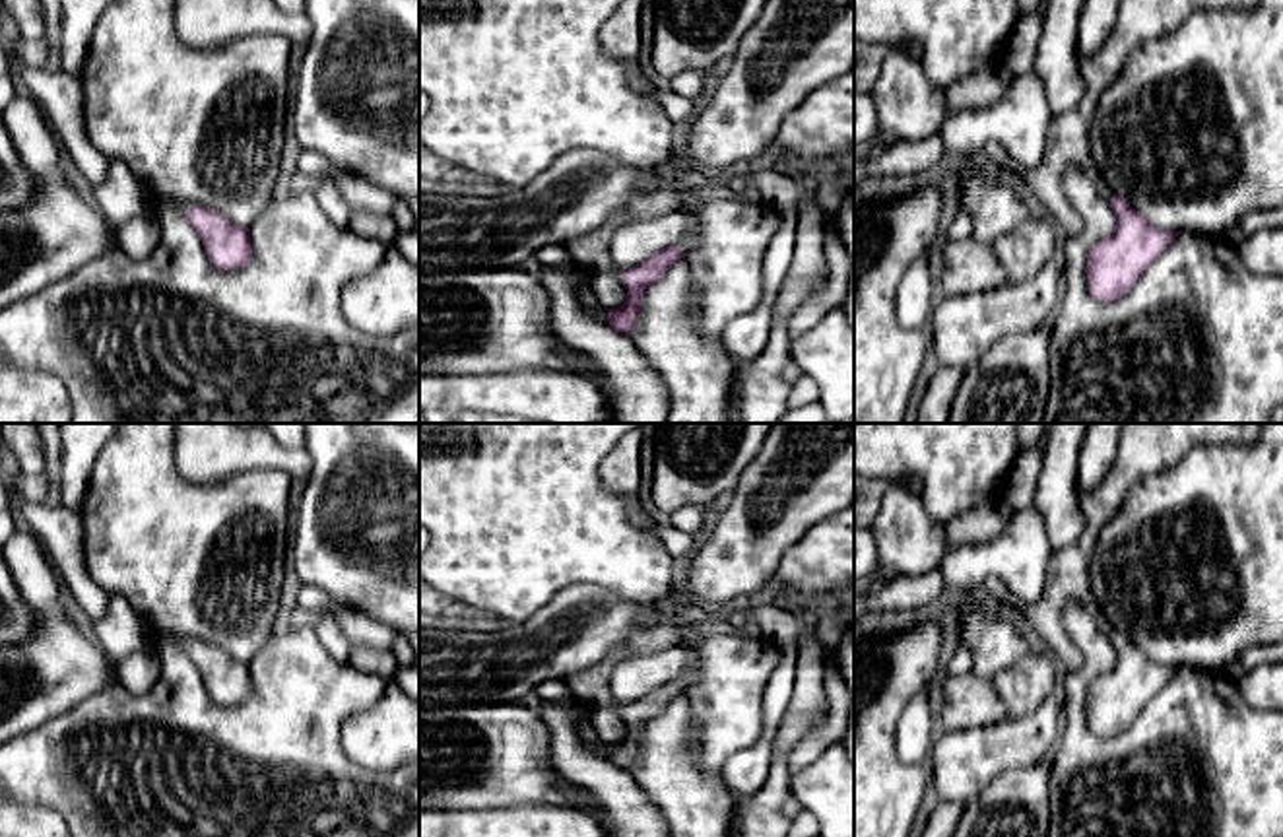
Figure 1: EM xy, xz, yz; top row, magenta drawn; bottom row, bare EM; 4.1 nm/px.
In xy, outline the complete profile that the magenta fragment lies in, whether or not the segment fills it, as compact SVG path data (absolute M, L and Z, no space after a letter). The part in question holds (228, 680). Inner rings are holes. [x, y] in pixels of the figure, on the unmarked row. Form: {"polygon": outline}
{"polygon": "M153 629L153 647L159 643L173 643L190 654L217 705L239 705L252 693L248 664L235 660L223 649Z"}

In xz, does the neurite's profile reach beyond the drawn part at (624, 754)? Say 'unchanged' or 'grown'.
grown

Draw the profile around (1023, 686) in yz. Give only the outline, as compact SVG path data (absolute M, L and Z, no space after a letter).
M1029 651L1013 666L996 674L992 680L1009 717L1033 713L1056 686L1056 658Z

